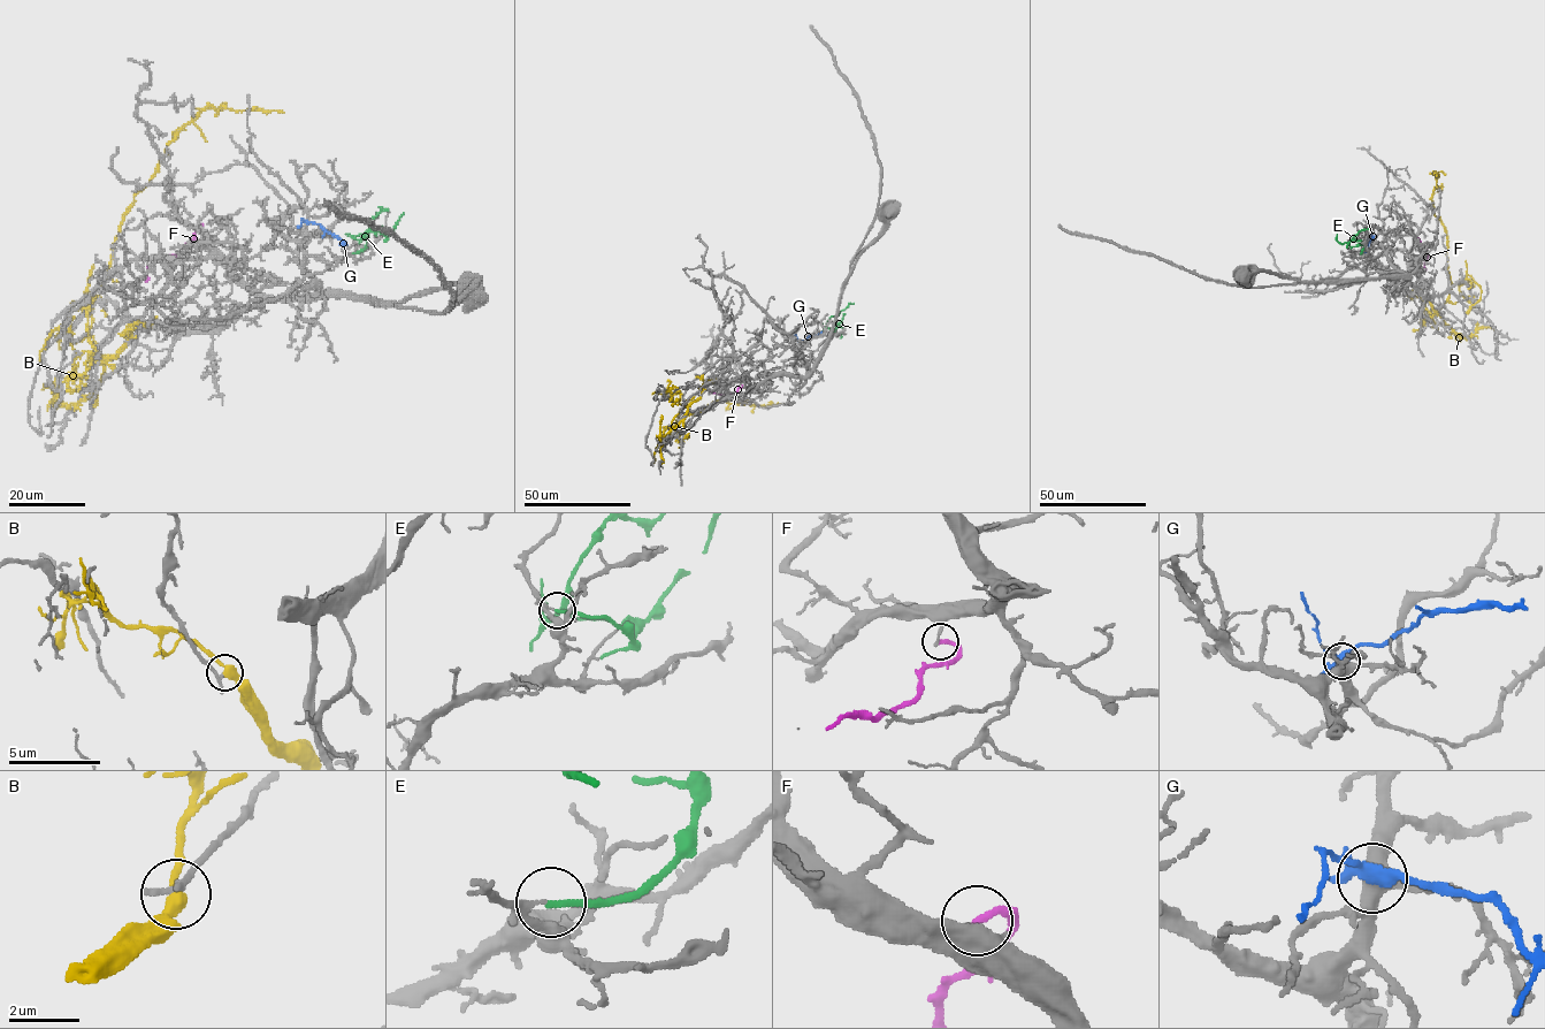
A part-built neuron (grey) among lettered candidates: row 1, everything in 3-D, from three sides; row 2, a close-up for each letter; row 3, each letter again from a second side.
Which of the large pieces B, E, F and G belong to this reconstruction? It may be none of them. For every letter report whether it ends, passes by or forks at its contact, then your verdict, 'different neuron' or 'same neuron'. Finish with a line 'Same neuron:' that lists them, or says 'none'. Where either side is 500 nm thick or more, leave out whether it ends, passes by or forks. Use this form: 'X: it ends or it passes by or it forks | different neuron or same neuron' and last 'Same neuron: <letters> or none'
B: it passes by | different neuron
E: it ends | different neuron
F: it ends | different neuron
G: it forks | different neuron
Same neuron: none

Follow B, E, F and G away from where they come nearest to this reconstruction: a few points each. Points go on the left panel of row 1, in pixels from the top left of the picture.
B: (128, 341), (102, 356), (88, 335), (89, 304), (107, 274), (122, 214), (166, 146), (205, 108), (284, 112)
E: (351, 252), (357, 252), (367, 243), (366, 234), (352, 237), (358, 239), (367, 231), (391, 234), (404, 213)
F: (199, 226), (203, 226), (176, 253), (147, 268), (146, 282)
G: (306, 222), (315, 222), (336, 236), (344, 243), (345, 251)

